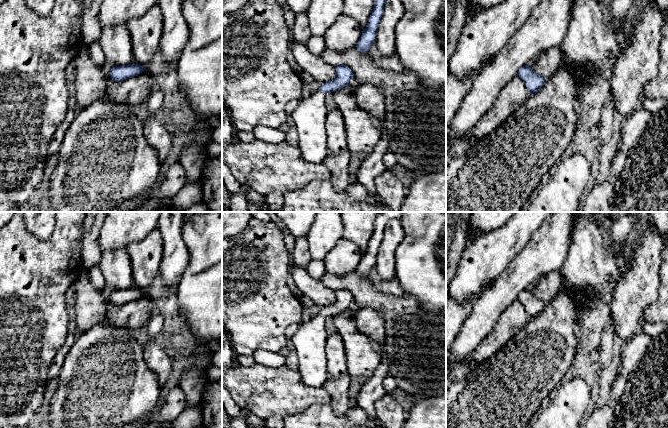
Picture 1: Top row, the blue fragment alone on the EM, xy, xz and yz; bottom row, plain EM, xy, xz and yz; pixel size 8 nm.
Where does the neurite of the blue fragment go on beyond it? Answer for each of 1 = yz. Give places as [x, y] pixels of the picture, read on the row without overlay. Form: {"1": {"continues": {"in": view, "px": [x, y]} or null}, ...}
{"1": {"continues": null}}

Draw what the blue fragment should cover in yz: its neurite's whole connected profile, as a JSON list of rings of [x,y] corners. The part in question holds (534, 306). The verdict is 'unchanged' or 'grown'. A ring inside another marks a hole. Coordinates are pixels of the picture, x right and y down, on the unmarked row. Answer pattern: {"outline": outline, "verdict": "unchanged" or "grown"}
{"outline": [[[527,289],[519,293],[517,300],[523,304],[530,318],[538,316],[546,304],[544,301],[536,298],[533,293]]], "verdict": "unchanged"}

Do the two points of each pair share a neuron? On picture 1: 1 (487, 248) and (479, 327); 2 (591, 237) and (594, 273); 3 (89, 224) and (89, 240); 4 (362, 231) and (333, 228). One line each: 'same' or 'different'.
1: different
2: same
3: same
4: different

